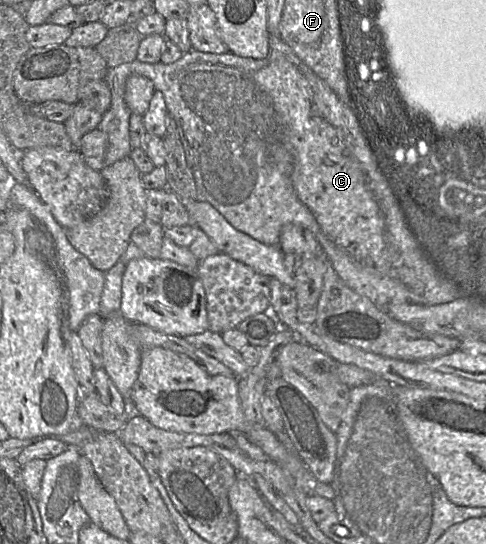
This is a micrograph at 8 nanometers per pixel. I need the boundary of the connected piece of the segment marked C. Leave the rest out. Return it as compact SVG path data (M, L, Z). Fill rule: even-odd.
M269 36L269 54L264 59L244 58L230 52L212 54L191 50L184 53L179 60L172 64L166 65L161 62L147 64L135 60L109 68L104 81L111 91L111 106L102 115L97 127L98 130L104 131L108 136L105 165L130 157L133 149L129 130L132 112L124 100L126 81L132 75L141 75L150 79L154 84L155 90L163 94L168 113L176 121L180 141L186 154L186 161L196 183L198 200L208 202L238 231L263 244L279 246L280 234L285 225L292 223L308 229L314 234L327 255L333 270L346 286L354 292L367 297L379 310L386 313L388 313L389 304L411 303L431 306L448 303L464 296L459 287L447 278L427 257L410 230L399 203L377 167L369 142L359 126L351 105L344 103L328 84L306 66L279 37Z

